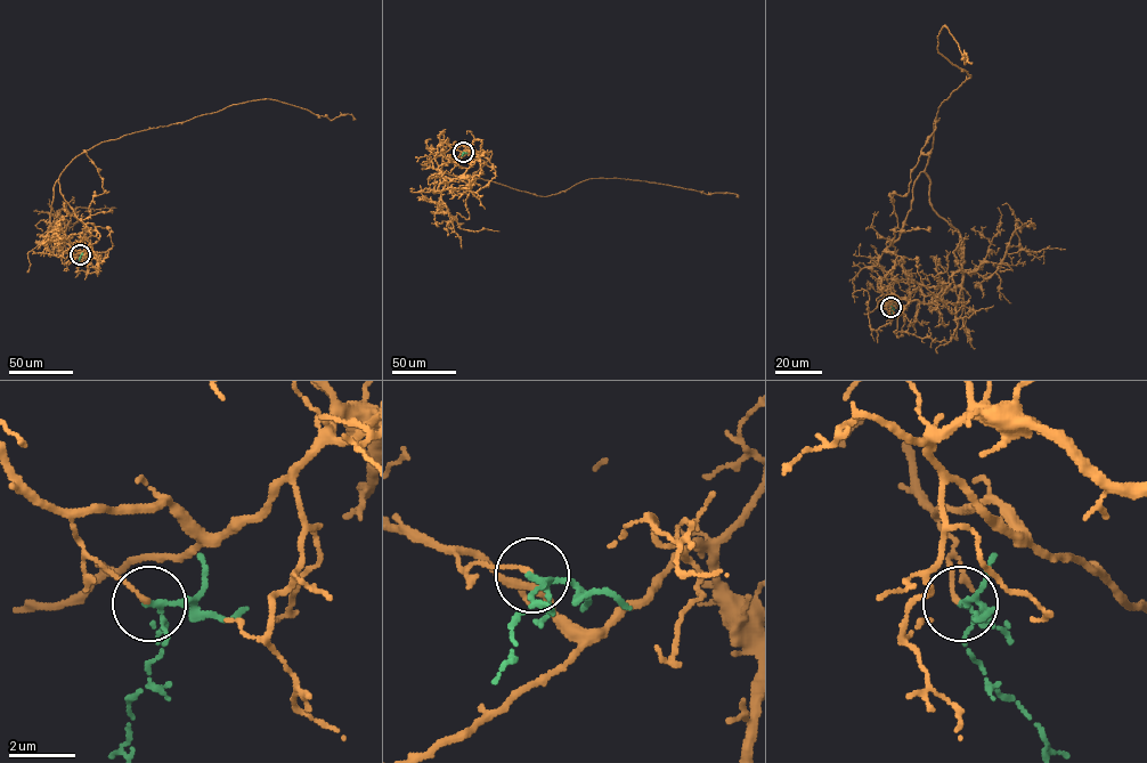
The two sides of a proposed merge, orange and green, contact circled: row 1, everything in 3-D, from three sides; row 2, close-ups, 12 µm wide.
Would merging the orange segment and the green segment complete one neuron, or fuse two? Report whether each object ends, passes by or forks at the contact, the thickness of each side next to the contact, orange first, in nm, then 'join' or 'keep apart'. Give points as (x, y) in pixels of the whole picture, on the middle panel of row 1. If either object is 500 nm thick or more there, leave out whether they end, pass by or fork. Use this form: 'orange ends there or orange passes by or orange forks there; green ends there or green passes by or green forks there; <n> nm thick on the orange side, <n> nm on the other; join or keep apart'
orange ends there; green forks there; 140 nm thick on the orange side, 130 nm on the other; keep apart

